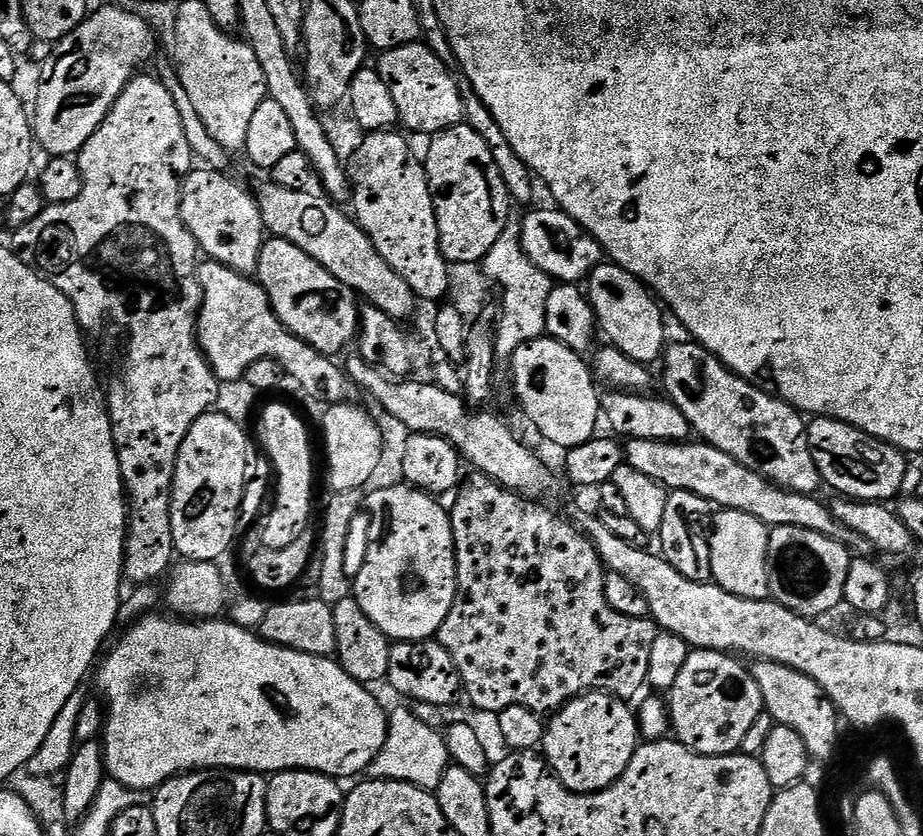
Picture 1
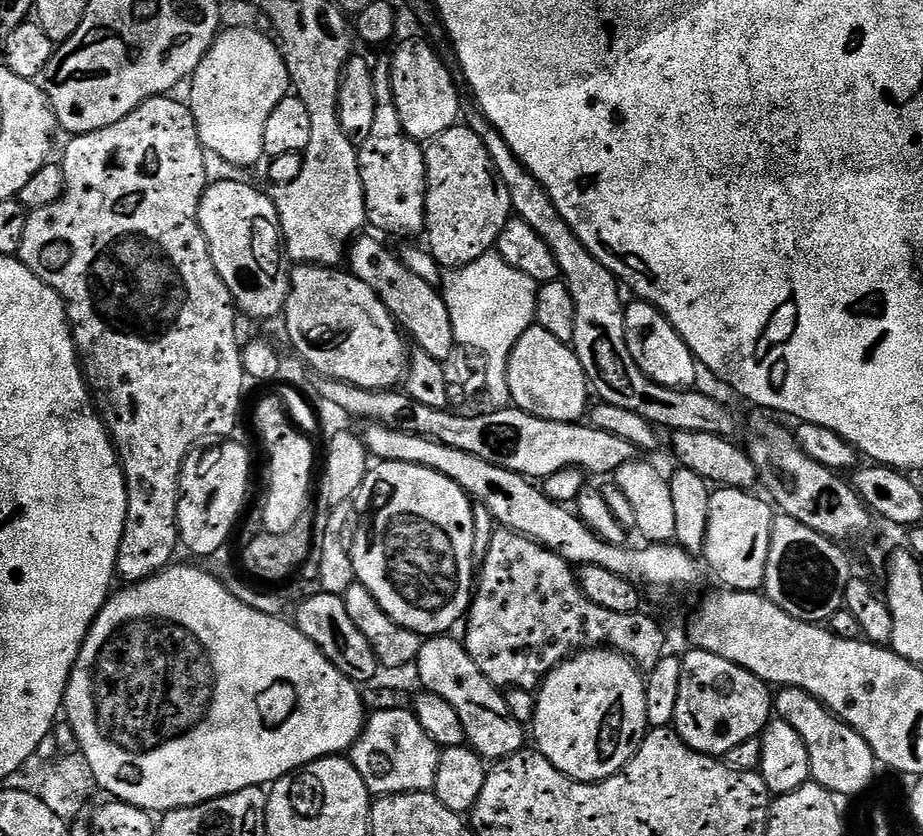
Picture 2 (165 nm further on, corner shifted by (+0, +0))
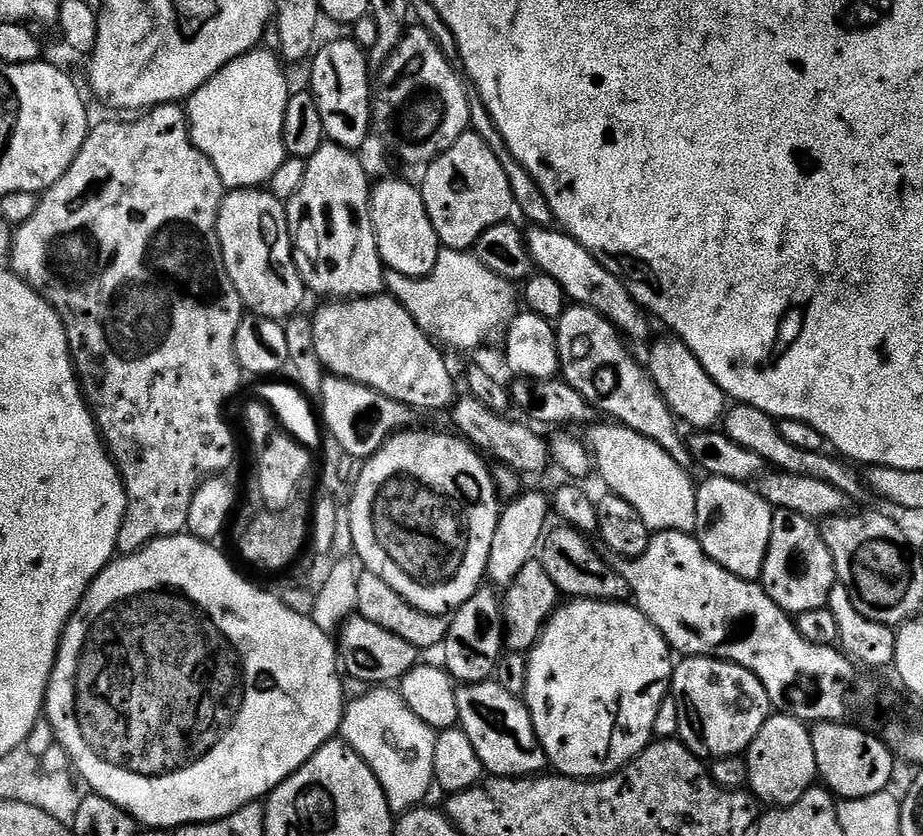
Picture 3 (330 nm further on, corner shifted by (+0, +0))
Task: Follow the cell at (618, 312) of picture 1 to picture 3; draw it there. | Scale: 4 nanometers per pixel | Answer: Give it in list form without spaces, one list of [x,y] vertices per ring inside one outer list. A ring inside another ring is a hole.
[[[667,339],[651,341],[652,349],[648,352],[648,360],[646,359],[649,376],[652,377],[657,390],[670,406],[677,421],[685,425],[688,423],[689,429],[692,430],[715,429],[726,411],[724,391],[708,377],[696,355],[681,340]]]

